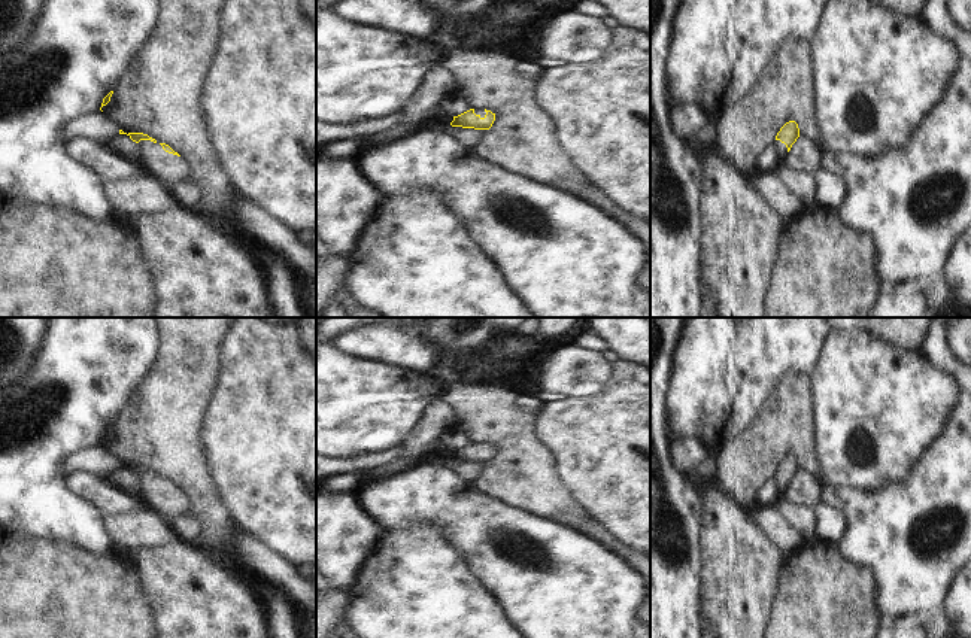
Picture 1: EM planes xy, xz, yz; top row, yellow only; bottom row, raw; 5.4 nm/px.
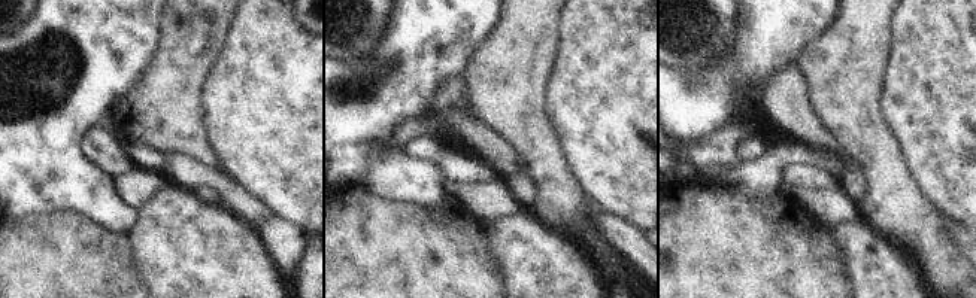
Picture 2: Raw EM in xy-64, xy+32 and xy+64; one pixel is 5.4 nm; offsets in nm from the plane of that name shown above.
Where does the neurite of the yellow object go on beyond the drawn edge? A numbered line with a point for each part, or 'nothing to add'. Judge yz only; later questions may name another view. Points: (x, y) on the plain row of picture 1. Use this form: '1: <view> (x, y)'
1: yz (782, 485)

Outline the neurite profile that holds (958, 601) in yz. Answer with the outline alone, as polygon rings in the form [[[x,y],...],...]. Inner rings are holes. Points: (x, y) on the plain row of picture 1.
[[[971,560],[958,571],[943,607],[952,620],[955,634],[971,638]]]

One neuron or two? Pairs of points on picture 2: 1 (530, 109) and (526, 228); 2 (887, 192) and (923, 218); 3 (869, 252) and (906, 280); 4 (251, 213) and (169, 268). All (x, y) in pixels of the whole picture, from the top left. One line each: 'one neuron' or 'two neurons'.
1: two neurons
2: one neuron
3: one neuron
4: two neurons

